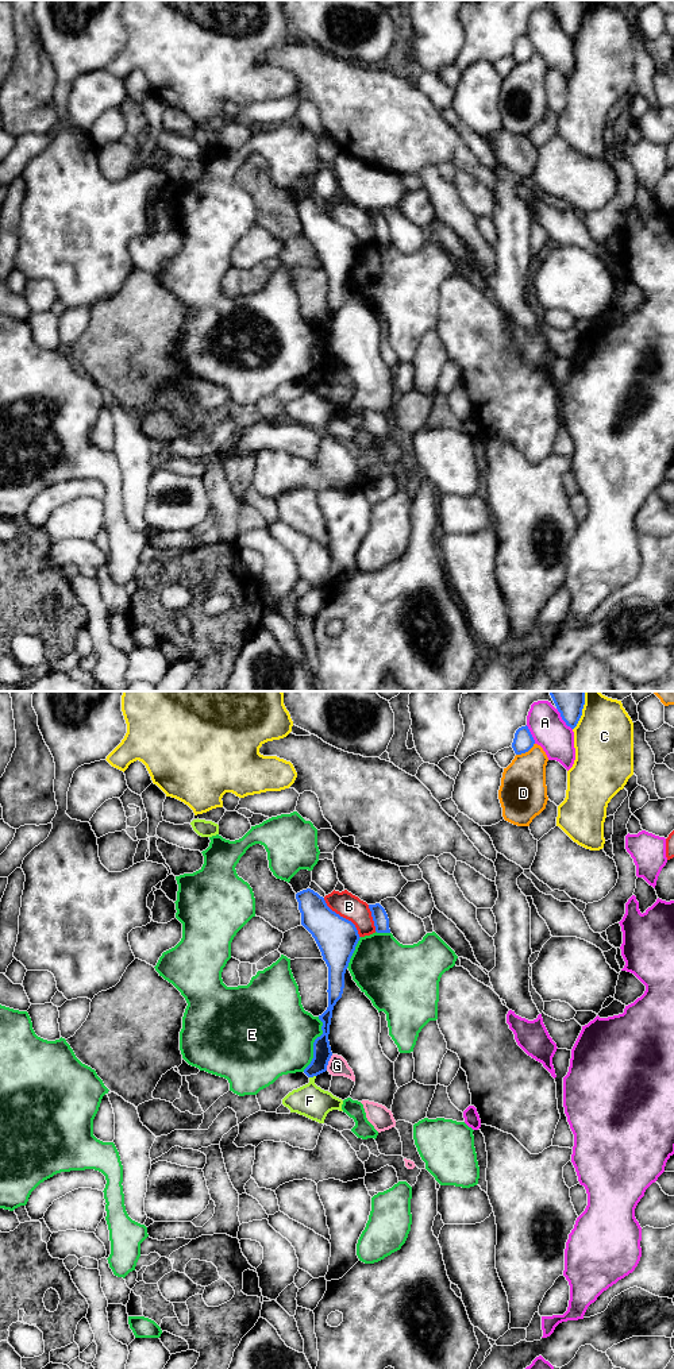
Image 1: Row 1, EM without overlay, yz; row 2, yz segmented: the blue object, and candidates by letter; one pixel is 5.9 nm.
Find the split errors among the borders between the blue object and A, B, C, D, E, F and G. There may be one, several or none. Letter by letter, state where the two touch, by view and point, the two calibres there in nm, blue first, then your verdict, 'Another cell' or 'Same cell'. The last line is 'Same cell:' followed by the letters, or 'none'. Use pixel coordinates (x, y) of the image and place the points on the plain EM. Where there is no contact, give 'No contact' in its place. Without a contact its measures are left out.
A: Touches blue at yz (562, 27). Thickness 200 nm (blue) against 200 nm. Another cell
B: Touches blue at yz (342, 226). Thickness 260 nm (blue) against 150 nm. Another cell
C: Touches blue at yz (581, 19). Thickness 200 nm (blue) against 360 nm. Another cell
D: Touches blue at yz (526, 60). Thickness 120 nm (blue) against 280 nm. Another cell
E: Touches blue at yz (314, 353). Thickness 110 nm (blue) against 480 nm. Another cell
F: Touches blue at yz (312, 385). Thickness 110 nm (blue) against 190 nm. Another cell
G: Touches blue at yz (327, 371). Thickness 110 nm (blue) against 110 nm. Another cell
Same cell: none

